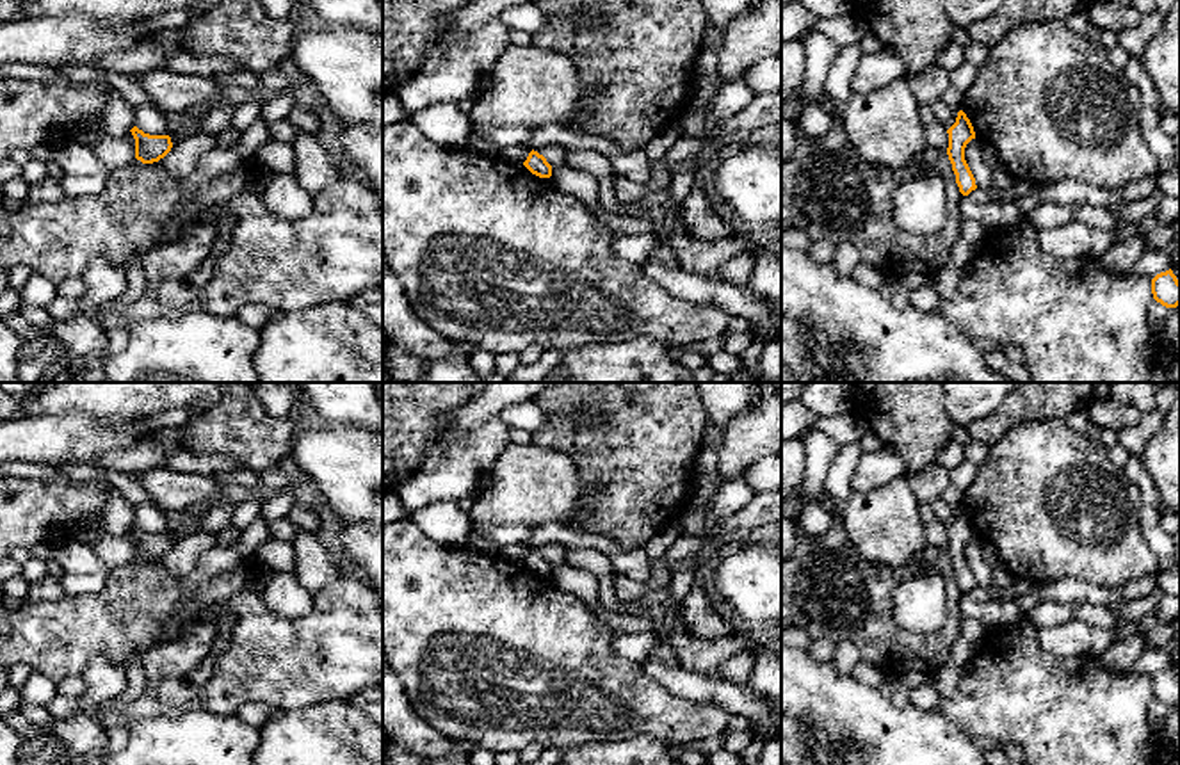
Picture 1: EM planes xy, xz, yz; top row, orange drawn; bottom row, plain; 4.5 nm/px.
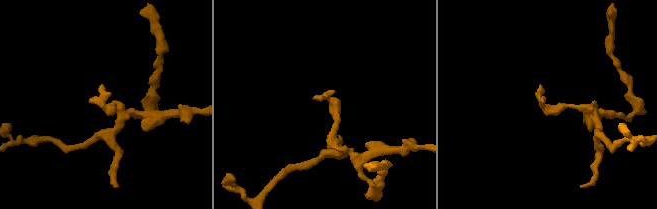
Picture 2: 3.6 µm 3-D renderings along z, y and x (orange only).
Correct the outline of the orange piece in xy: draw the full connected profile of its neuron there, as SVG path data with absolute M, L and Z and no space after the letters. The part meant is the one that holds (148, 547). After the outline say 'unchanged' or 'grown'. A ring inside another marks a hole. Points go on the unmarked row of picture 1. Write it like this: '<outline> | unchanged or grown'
M133 525L132 534L135 537L135 557L142 562L153 562L164 557L171 546L171 536L169 534L150 534Z | unchanged

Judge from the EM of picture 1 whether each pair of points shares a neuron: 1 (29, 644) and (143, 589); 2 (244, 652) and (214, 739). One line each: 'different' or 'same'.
1: same
2: different

